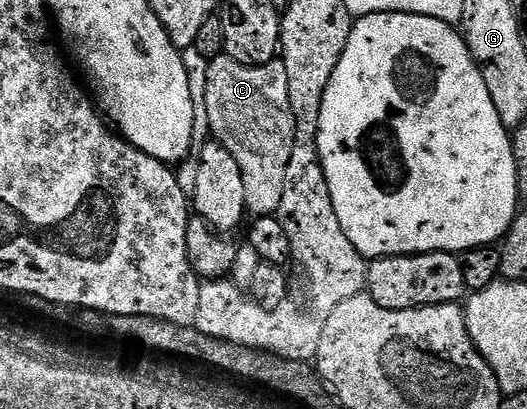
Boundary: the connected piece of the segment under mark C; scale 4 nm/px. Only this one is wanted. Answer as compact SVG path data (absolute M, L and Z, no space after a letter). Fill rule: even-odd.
M222 52L216 53L216 58L212 57L207 64L209 80L205 84L205 104L209 108L209 128L211 138L227 149L237 160L237 168L241 168L243 179L245 180L245 204L248 211L255 216L275 216L278 215L281 204L281 192L285 192L285 168L289 168L289 156L293 156L293 144L295 143L295 121L293 120L293 108L289 108L289 72L285 72L285 64L282 60L266 62L260 66L246 66L237 60L233 60Z

